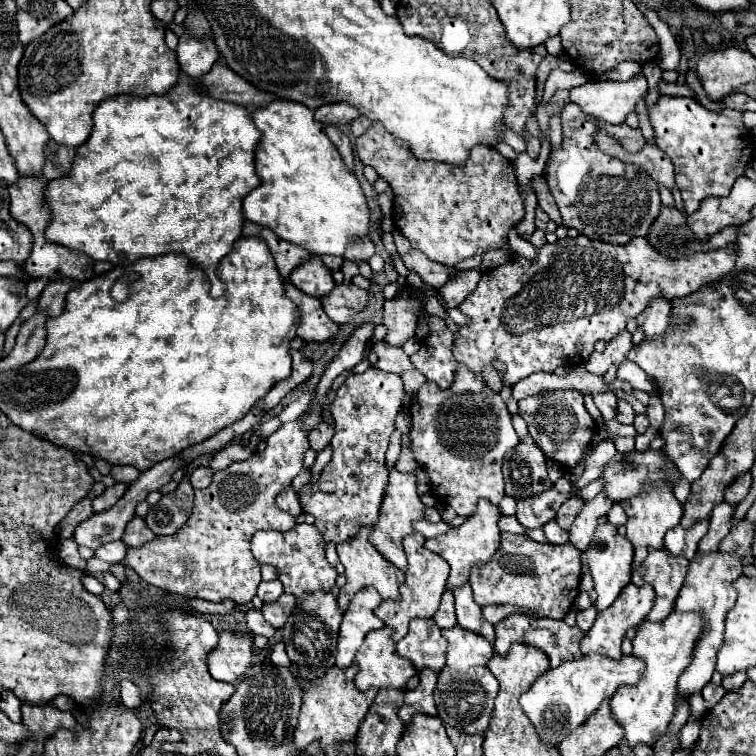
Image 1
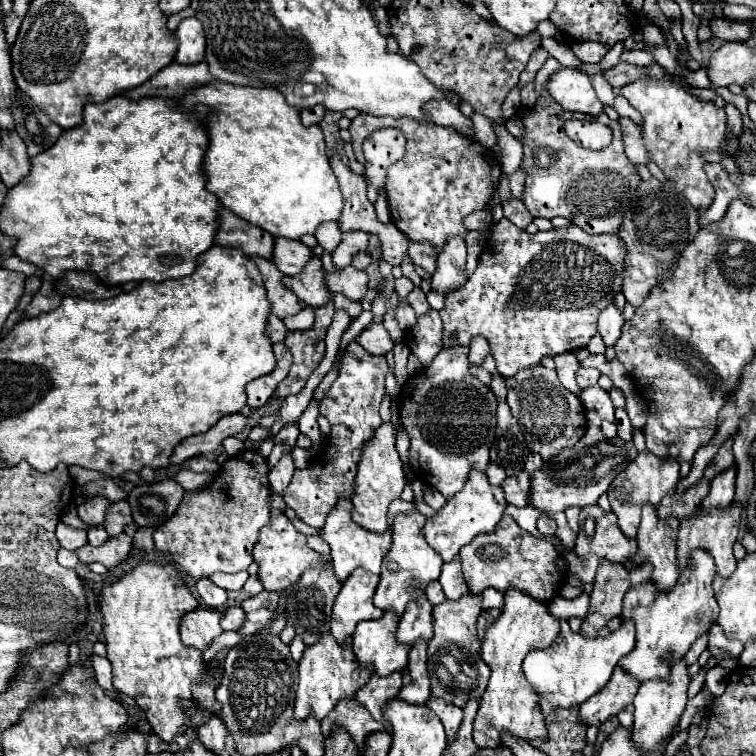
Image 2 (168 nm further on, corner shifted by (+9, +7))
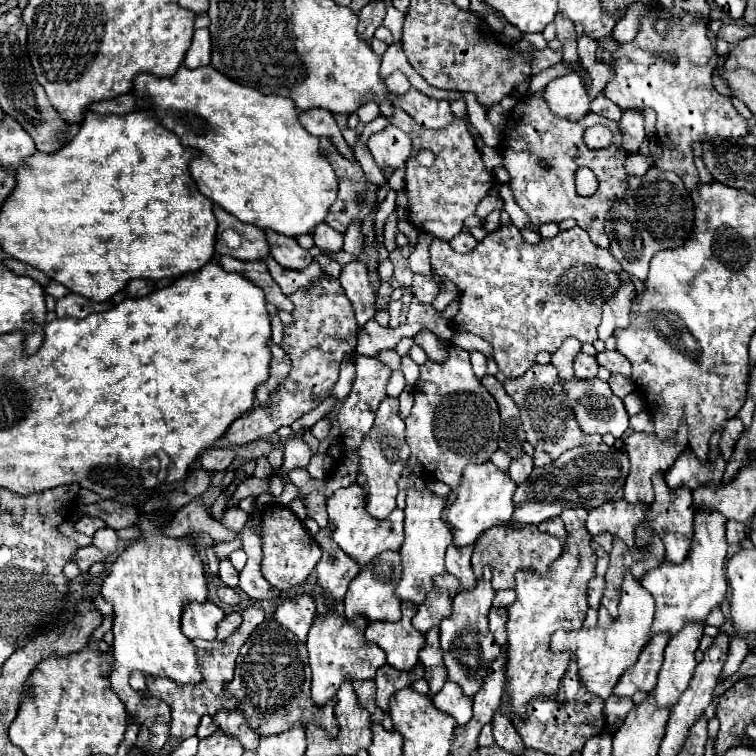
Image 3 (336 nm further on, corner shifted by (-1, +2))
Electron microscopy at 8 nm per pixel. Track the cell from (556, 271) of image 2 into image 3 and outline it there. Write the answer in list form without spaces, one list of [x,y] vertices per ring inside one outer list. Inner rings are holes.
[[[514,225],[498,227],[494,233],[486,235],[472,253],[466,255],[456,253],[448,241],[432,239],[430,263],[440,277],[450,279],[462,291],[460,311],[452,319],[454,333],[474,333],[490,341],[494,361],[508,379],[524,375],[536,363],[536,353],[554,353],[570,337],[578,339],[580,343],[594,343],[598,339],[596,327],[600,325],[600,311],[604,303],[620,289],[618,273],[622,271],[616,257],[610,255],[608,249],[596,247],[588,233],[580,227],[560,231],[552,239],[542,239],[538,245],[526,243],[520,229]]]

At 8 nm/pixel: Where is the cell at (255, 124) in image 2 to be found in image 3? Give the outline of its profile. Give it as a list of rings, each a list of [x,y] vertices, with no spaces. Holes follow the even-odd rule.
[[[180,65],[176,75],[168,79],[138,75],[138,79],[134,79],[134,91],[142,99],[152,97],[152,111],[162,119],[162,125],[176,133],[184,145],[200,151],[200,157],[192,161],[190,169],[198,191],[210,201],[244,223],[252,223],[260,229],[272,229],[290,237],[312,233],[316,225],[324,223],[330,205],[336,201],[338,179],[328,159],[322,155],[318,139],[304,131],[298,117],[300,113],[296,111],[292,99],[264,95],[254,87],[234,83],[210,65],[192,71]]]

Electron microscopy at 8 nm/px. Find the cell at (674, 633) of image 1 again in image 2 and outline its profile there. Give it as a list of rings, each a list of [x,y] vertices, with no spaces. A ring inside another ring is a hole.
[[[698,548],[690,554],[688,566],[682,570],[676,586],[670,590],[658,590],[652,580],[644,584],[636,584],[626,592],[622,618],[632,618],[636,622],[636,646],[626,658],[622,658],[620,666],[636,676],[640,682],[650,678],[666,678],[670,674],[668,664],[660,660],[660,656],[668,650],[674,652],[674,658],[680,658],[688,652],[696,638],[700,638],[706,630],[710,630],[712,622],[718,616],[718,604],[712,592],[712,580],[716,576],[714,558],[710,552]]]

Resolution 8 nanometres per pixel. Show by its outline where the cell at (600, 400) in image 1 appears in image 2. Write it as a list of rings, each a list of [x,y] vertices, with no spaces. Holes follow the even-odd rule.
[[[578,368],[576,372],[576,382],[580,388],[588,388],[588,386],[594,386],[600,378],[600,372],[596,368]]]

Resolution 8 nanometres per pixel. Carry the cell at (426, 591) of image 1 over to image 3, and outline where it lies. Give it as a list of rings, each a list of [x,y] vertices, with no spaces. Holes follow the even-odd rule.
[[[408,489],[408,499],[406,499],[406,509],[404,509],[404,533],[406,541],[400,547],[400,557],[402,557],[402,579],[396,587],[396,597],[400,601],[412,601],[414,605],[420,605],[428,591],[434,587],[434,575],[442,575],[444,569],[444,553],[446,547],[452,543],[452,535],[448,525],[442,521],[442,509],[444,509],[444,499],[436,497],[428,489],[416,491]]]

